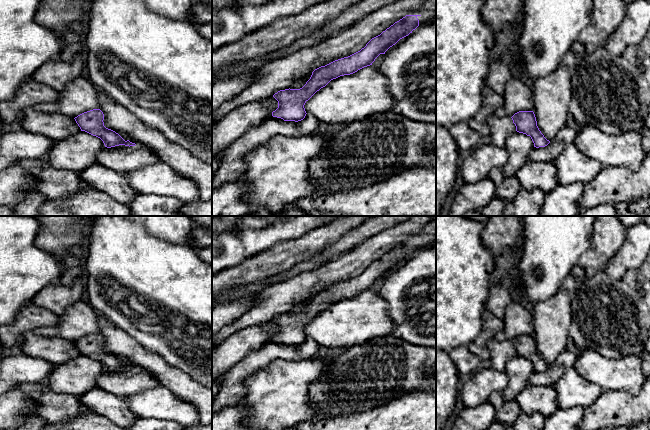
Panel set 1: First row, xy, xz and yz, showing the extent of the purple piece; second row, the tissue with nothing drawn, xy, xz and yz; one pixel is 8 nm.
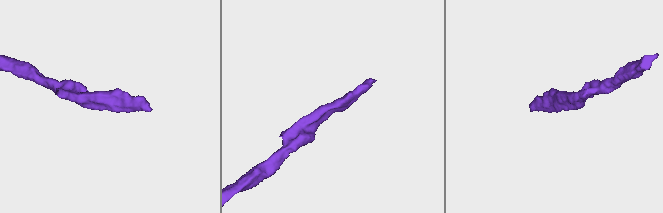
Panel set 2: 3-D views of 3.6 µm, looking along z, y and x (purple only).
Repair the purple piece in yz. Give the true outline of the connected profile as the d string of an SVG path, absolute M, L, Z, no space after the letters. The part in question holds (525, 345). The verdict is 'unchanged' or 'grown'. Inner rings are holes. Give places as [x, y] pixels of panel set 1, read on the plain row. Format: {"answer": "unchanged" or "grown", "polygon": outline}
{"answer": "unchanged", "polygon": "M519 335L511 342L516 350L516 355L530 360L534 371L545 371L550 367L539 354L533 335Z"}

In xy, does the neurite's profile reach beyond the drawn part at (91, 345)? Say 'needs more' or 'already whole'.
already whole

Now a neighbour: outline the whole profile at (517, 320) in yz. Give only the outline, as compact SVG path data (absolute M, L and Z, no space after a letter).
M519 300L511 302L502 318L503 327L496 334L498 341L512 341L519 335L532 335L534 331L531 306Z

